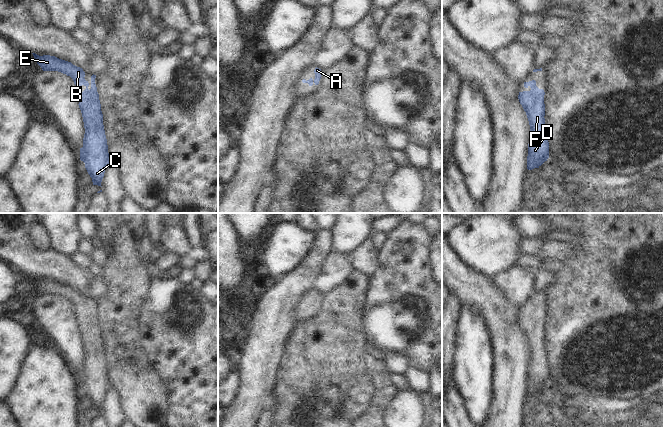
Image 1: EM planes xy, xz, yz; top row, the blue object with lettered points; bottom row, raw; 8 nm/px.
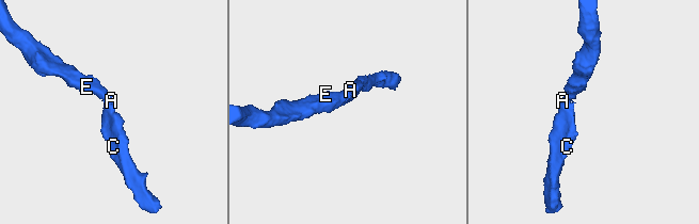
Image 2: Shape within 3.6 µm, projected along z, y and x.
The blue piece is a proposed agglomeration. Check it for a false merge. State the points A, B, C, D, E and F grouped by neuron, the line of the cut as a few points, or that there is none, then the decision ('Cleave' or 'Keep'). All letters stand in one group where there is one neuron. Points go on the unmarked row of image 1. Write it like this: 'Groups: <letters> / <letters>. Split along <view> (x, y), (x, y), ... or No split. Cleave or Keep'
Groups: A B C D E F. No split. Keep

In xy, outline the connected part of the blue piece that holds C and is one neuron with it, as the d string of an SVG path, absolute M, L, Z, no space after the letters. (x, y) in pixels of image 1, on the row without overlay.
M32 278L43 295L61 296L70 300L75 309L84 309L86 311L80 318L78 328L85 352L83 371L80 372L80 384L85 387L85 392L92 402L93 409L101 410L105 394L110 384L103 349L103 338L95 308L96 299L93 298L91 300L91 307L89 308L84 302L85 296L83 293L73 289L71 286L55 280Z

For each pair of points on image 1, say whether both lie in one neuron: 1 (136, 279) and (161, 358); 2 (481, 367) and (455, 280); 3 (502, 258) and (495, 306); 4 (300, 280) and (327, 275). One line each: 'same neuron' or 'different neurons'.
1: different neurons
2: different neurons
3: different neurons
4: different neurons

